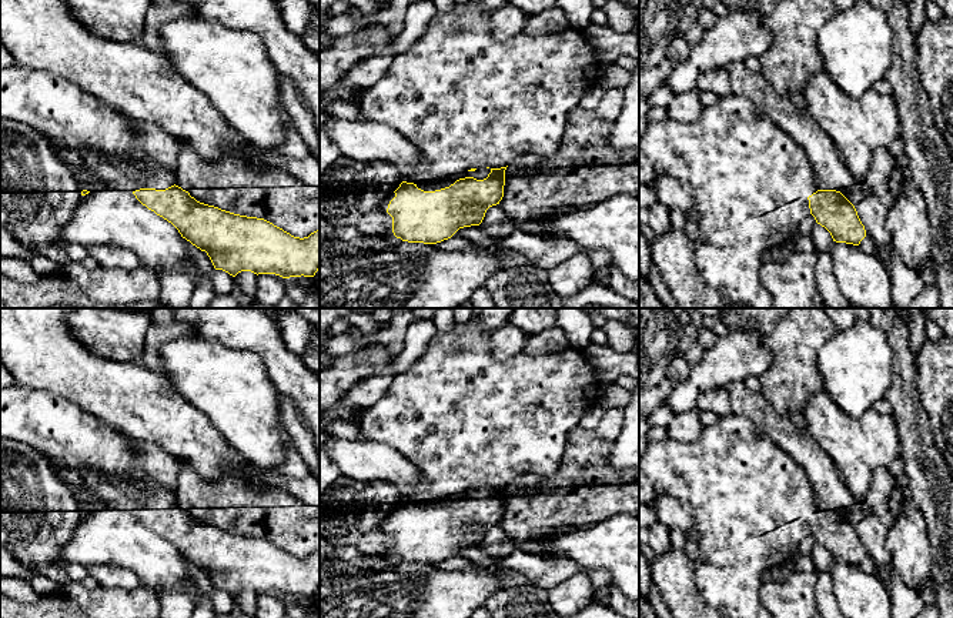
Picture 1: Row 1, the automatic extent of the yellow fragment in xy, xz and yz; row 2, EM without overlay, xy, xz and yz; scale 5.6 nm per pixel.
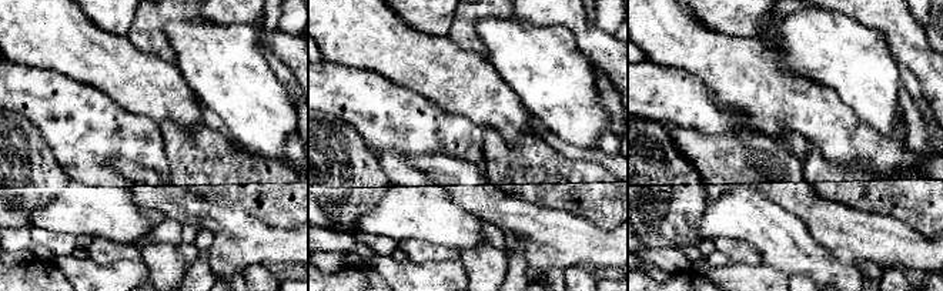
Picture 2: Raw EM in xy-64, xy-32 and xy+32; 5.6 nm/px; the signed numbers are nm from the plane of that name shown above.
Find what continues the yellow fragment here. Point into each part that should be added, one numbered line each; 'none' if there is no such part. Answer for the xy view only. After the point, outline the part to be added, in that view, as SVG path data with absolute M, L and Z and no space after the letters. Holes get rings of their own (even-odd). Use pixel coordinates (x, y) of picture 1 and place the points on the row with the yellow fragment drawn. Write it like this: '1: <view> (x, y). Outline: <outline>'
1: xy (133, 170). Outline: M51 143L74 174L78 166L86 164L113 188L124 191L140 188L165 190L175 184L175 171L148 157L140 148L128 148L127 153L116 156L100 156L86 150L63 148L57 143Z

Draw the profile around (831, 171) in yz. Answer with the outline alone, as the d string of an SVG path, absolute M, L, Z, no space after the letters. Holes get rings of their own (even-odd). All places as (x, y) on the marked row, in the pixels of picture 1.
M743 63L726 66L732 93L749 98L763 114L800 144L815 168L817 190L840 191L853 206L863 198L860 183L847 171L826 131L789 98L782 97Z

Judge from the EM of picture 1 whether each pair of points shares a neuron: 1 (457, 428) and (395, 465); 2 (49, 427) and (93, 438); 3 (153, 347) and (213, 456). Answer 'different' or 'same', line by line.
1: different
2: same
3: different

